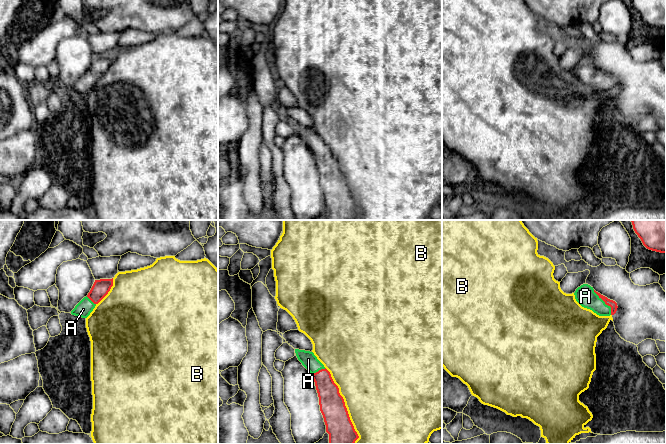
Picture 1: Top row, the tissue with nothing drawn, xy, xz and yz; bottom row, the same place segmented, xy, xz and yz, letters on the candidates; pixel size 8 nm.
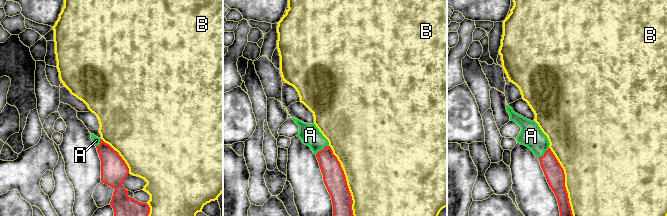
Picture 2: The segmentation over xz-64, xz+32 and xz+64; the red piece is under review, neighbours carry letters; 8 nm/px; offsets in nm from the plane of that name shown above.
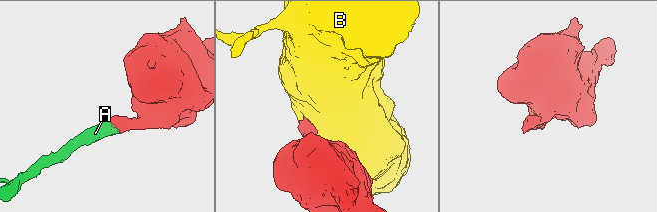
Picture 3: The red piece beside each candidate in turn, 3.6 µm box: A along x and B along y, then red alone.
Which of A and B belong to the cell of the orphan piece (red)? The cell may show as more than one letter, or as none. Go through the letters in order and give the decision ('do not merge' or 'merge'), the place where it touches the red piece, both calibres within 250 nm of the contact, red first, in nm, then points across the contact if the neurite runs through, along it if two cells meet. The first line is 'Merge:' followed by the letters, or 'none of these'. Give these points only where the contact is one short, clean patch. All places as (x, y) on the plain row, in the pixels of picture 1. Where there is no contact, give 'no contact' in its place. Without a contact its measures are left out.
Merge: A
A: merge; meets red in yz at (605, 79); 60 nm thick on the red side, 160 nm on the other; runs through yz (611, 79), (605, 79), (597, 79), (585, 72)
B: do not merge; meets red in xz at (344, 181); 220 nm thick on the red side, 480 nm on the other

